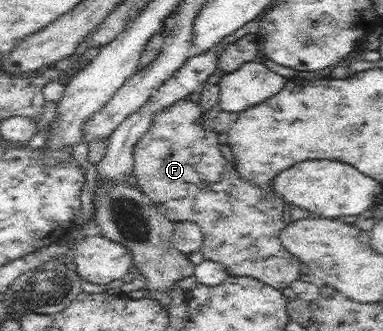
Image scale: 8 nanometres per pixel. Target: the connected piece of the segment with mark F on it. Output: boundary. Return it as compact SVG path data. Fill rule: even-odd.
M186 99L178 100L156 113L148 131L134 147L133 175L137 179L137 187L157 207L163 219L197 223L203 233L201 253L204 259L221 263L229 276L250 276L279 290L289 287L300 279L302 262L283 246L279 238L287 226L282 216L287 205L274 191L240 179L235 164L222 156L219 133L204 128L202 117L205 113L199 100Z

